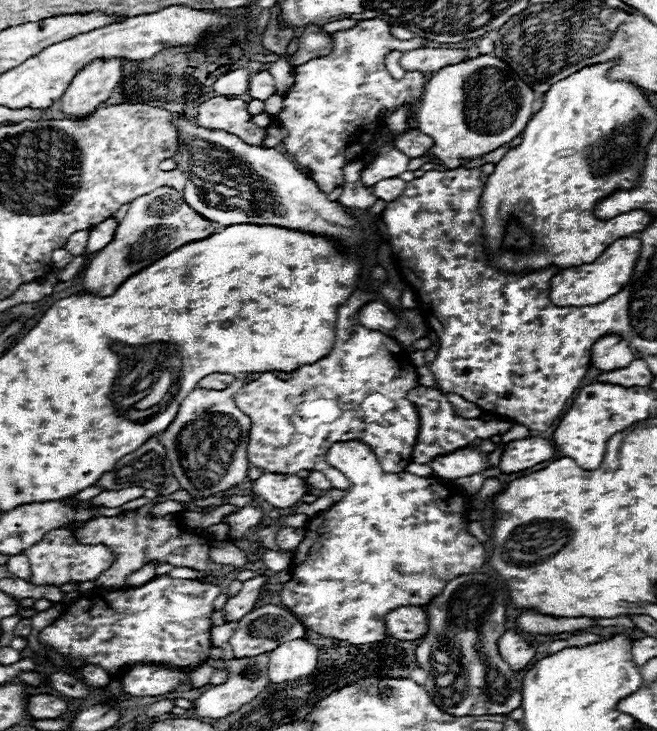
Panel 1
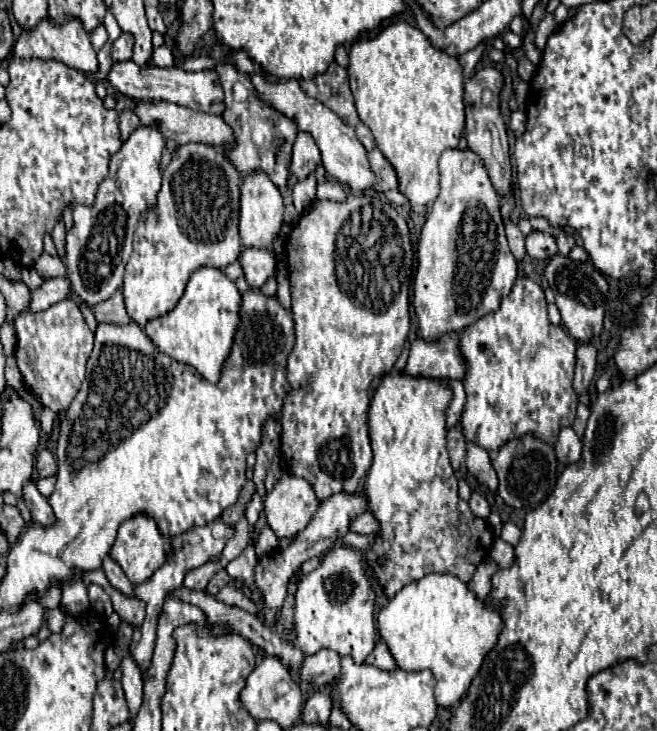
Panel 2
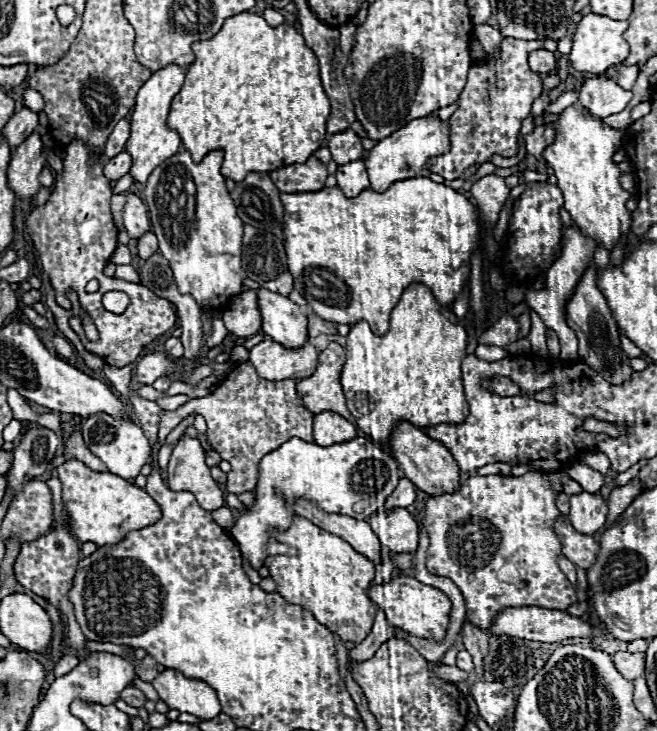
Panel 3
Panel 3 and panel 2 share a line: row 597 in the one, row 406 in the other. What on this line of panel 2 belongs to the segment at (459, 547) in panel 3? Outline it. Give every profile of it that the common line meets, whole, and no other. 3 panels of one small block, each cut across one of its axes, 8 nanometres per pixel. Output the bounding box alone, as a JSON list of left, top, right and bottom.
[458,278,578,452]

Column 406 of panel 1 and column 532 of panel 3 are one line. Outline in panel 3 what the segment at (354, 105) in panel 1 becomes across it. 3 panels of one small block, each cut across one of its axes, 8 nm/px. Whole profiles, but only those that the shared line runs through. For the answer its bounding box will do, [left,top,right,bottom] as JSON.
[426,38,544,180]

